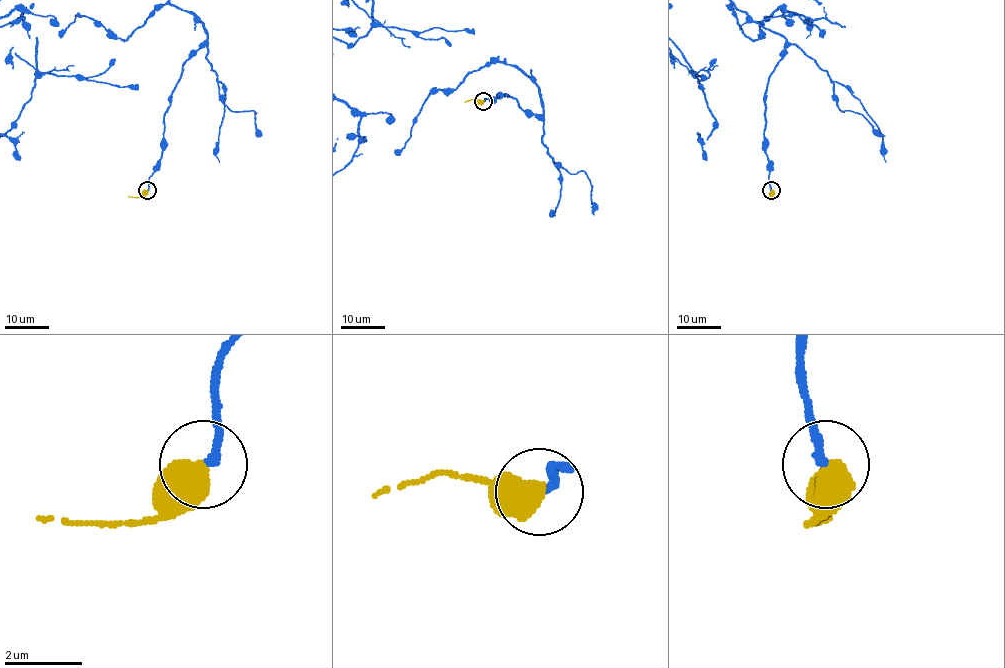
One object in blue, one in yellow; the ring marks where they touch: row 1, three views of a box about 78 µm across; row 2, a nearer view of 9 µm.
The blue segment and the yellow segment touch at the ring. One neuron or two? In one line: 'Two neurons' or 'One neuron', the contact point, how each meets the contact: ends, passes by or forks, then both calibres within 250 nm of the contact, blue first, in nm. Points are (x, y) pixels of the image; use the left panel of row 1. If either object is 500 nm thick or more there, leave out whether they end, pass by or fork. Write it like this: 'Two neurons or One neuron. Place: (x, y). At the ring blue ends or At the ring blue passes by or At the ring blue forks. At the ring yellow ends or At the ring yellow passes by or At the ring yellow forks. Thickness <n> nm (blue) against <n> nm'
One neuron. Place: (147, 190). Thickness 220 nm (blue) against 700 nm

